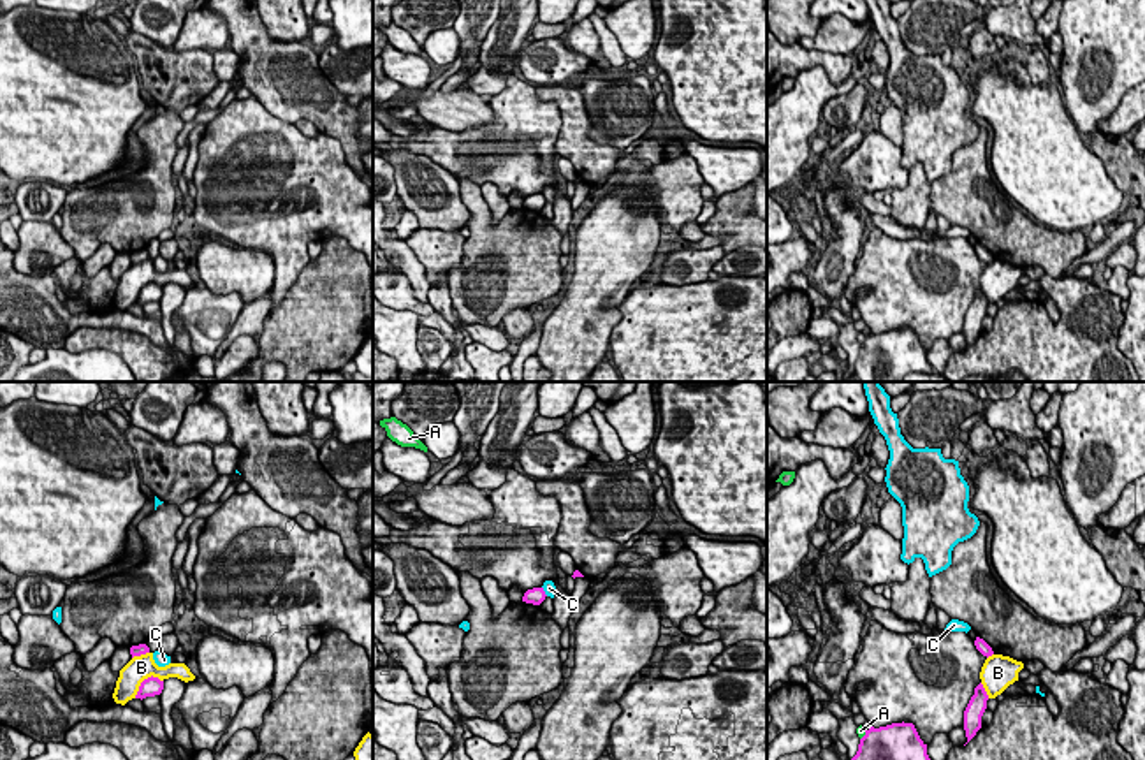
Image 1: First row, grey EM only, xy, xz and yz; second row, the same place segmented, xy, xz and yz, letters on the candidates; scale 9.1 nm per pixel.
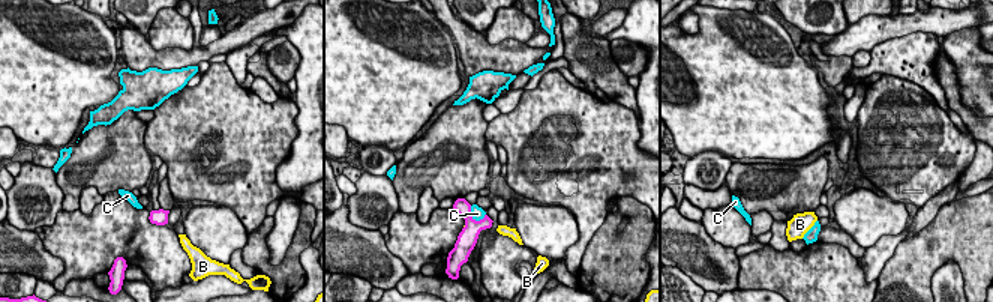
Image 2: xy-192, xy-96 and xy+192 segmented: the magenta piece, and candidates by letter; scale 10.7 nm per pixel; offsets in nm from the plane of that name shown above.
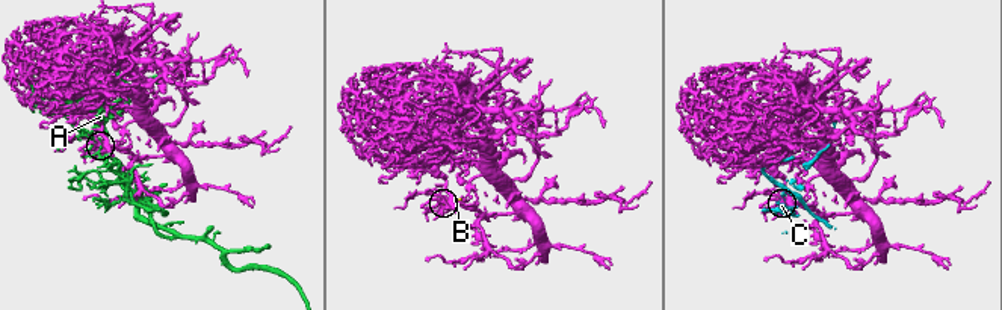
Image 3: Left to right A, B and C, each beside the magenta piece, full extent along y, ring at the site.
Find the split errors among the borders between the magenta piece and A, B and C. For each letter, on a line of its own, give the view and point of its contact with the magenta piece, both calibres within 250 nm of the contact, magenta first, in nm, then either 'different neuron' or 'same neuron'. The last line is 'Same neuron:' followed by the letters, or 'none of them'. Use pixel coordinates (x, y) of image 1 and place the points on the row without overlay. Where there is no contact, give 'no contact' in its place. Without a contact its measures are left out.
A: yz (864, 342) | 480/90 nm | different neuron
B: xy (145, 285) | 170/220 nm | different neuron
C: xz (544, 197) | 160/120 nm | different neuron
Same neuron: none of them

